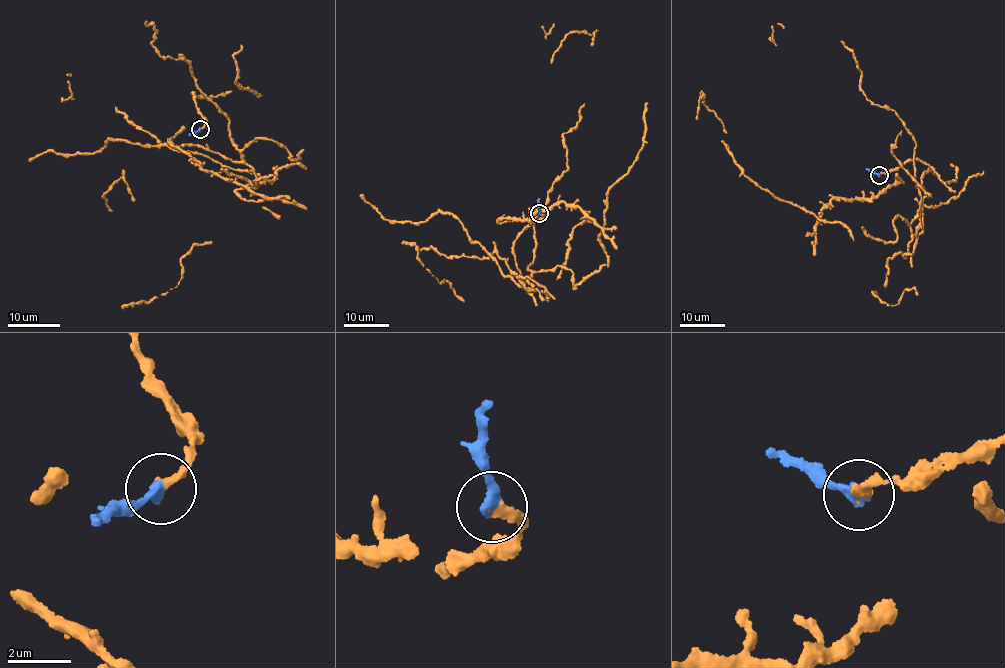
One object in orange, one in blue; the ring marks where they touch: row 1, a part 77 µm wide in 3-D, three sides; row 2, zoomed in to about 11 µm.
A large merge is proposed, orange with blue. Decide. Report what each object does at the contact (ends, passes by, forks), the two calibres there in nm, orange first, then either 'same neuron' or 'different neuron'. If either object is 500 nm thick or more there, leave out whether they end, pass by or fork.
orange ends; blue ends; calibres 320 and 340 nm; same neuron

